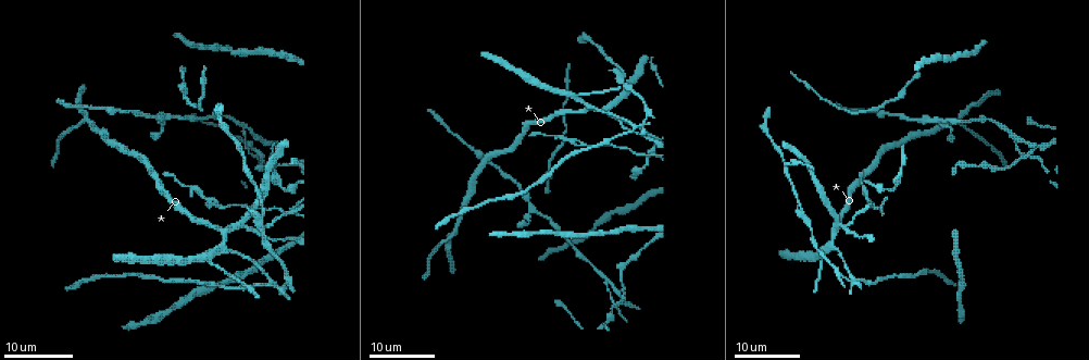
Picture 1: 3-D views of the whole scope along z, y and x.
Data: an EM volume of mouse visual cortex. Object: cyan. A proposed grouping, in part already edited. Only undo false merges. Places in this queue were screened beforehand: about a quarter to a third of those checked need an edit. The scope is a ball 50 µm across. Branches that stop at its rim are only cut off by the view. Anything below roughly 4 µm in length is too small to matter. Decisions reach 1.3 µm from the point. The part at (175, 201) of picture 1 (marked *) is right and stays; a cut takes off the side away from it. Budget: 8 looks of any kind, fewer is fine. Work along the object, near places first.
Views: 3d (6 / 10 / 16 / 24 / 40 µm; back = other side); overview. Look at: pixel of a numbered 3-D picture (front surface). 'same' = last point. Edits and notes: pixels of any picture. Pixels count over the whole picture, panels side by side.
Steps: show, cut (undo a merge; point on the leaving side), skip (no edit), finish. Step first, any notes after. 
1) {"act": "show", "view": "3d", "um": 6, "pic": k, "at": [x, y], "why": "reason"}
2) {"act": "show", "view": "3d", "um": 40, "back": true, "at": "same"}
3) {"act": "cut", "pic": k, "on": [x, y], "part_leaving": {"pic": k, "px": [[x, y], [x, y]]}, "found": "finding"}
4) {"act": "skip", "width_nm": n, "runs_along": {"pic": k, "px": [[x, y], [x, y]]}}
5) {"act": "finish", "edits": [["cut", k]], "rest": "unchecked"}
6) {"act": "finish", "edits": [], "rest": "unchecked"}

{"act": "show", "view": "3d", "um": 16, "pic": 1, "at": [203, 258], "why": "four-way junction"}

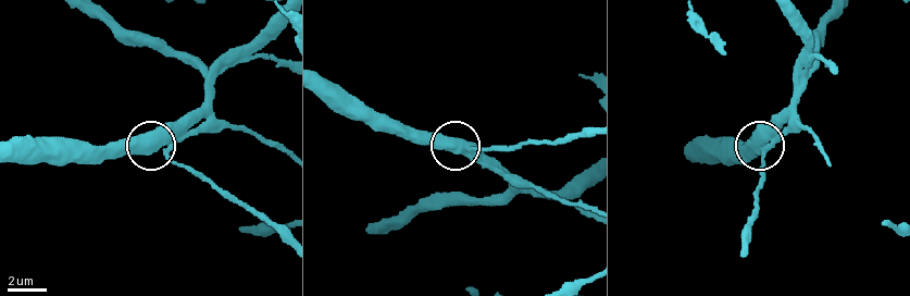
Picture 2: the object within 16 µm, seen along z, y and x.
{"act": "show", "view": "3d", "um": 10, "pic": 2, "at": [762, 146], "why": "zoom in"}

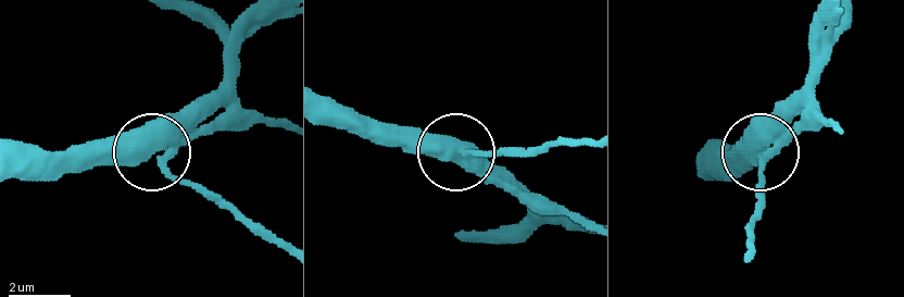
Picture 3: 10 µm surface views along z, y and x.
{"act": "show", "view": "3d", "um": 6, "pic": 3, "at": [759, 152]}

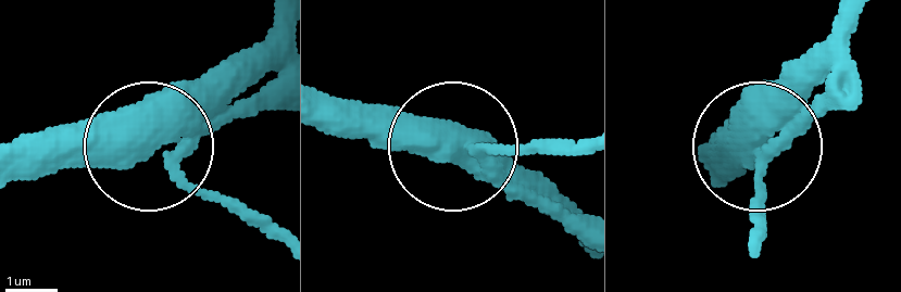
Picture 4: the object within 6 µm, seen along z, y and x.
{"act": "skip", "width_nm": 430, "runs_along": {"pic": 4, "px": [[274, 14], [157, 139], [261, 230]]}, "found": "continuous, no second neuron"}

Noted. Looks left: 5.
{"act": "show", "view": "3d", "um": 24, "pic": 1, "at": [258, 232], "why": "three arms meet"}

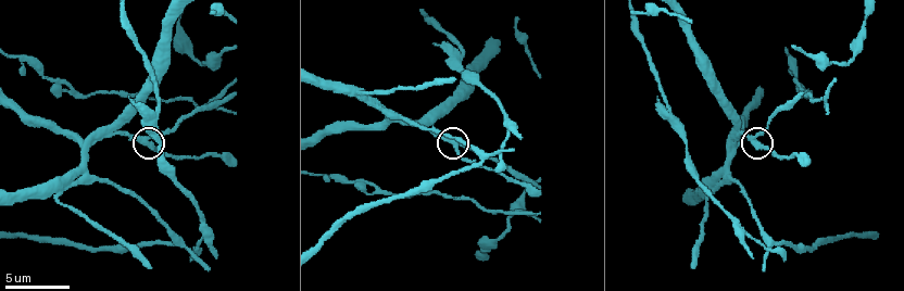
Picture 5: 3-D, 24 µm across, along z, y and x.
{"act": "show", "view": "3d", "um": 6, "pic": 5, "at": [148, 144], "why": "zoom in"}

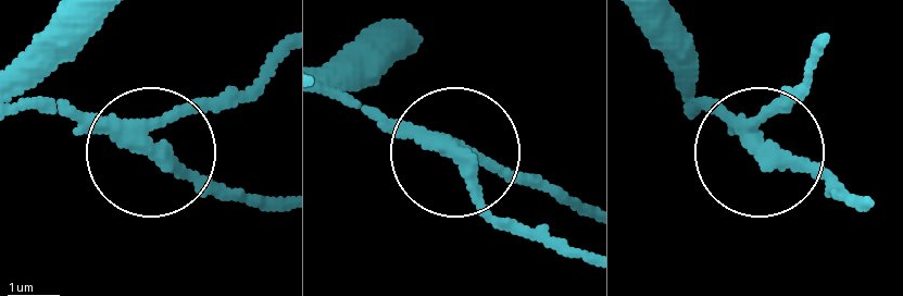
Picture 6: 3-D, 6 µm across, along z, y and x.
{"act": "cut", "pic": 6, "on": [164, 164], "side_arm_um": 9, "part_leaving": {"pic": 6, "px": [[126, 135], [277, 200]]}, "found": "a second neuron is stuck on"}

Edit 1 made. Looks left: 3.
{"act": "show", "view": "3d", "um": 24, "pic": 1, "at": [1008, 129], "why": "side arm on a straight run"}

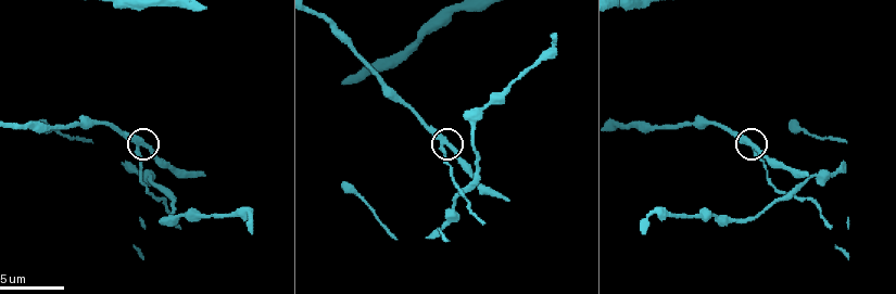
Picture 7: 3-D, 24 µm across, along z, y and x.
{"act": "show", "view": "3d", "um": 10, "pic": 7, "at": [443, 144]}

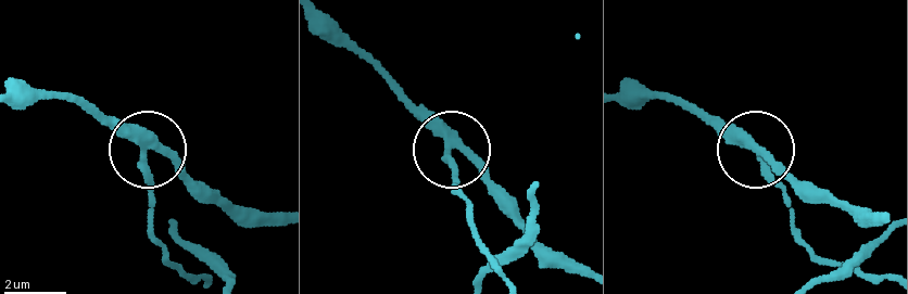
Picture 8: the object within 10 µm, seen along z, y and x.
{"act": "cut", "pic": 8, "on": [144, 178], "arms": 3, "part_leaving": {"pic": 8, "px": [[742, 144], [789, 204], [809, 251], [887, 277]]}, "found": "two neurons meet here"}

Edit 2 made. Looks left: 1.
{"act": "finish", "edits": [["cut", 6], ["cut", 8]], "rest": "unchecked"}

